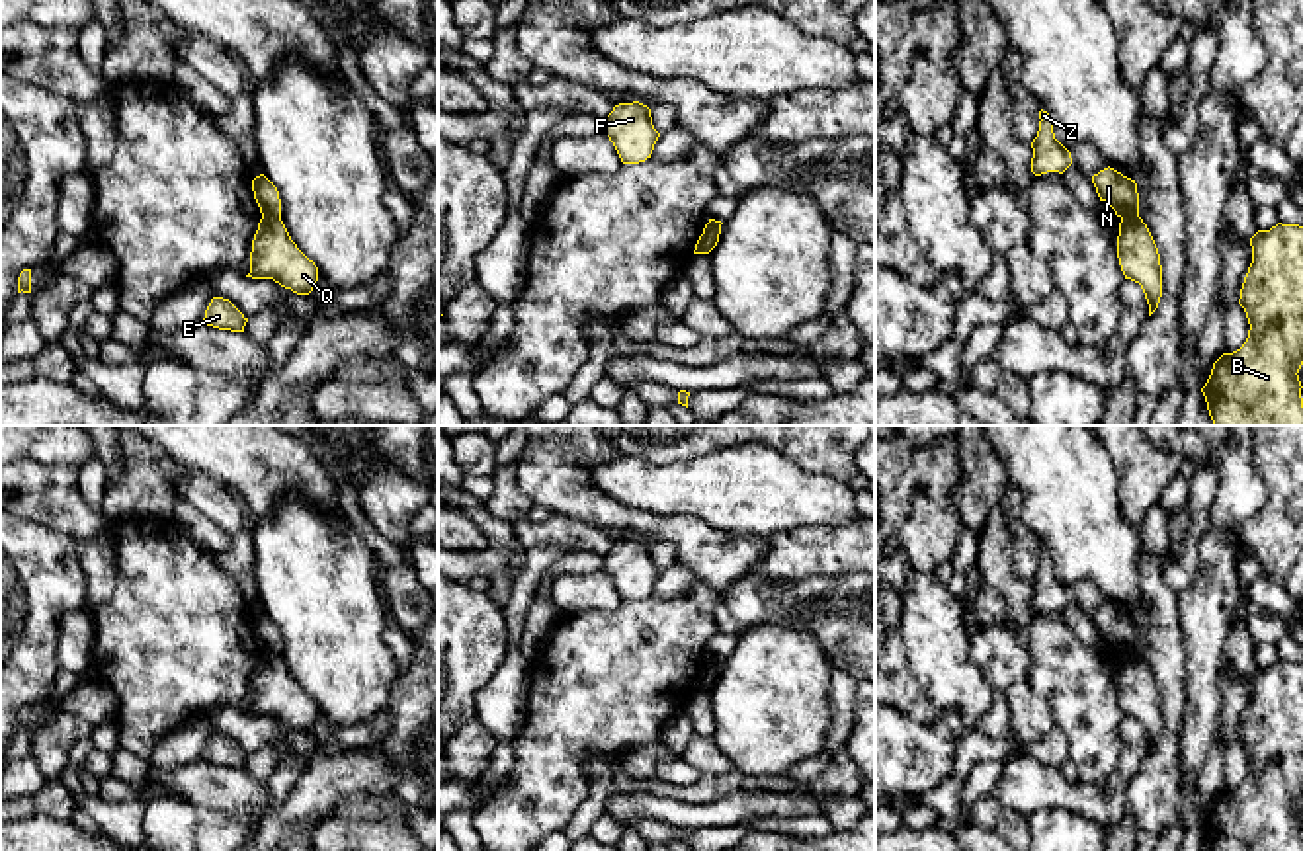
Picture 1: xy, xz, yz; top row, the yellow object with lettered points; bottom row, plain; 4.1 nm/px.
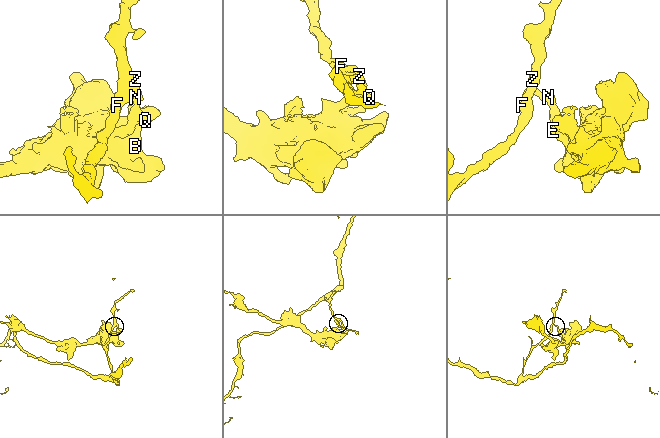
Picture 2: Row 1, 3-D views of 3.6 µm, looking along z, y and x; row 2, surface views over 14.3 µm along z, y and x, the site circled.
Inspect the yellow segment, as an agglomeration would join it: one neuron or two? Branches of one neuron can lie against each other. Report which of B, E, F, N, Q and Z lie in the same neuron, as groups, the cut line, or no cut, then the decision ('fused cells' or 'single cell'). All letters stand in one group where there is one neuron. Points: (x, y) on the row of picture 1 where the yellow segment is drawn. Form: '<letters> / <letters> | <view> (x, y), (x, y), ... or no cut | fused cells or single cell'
B E Q / F N Z | xy (262, 215), (280, 217) | fused cells

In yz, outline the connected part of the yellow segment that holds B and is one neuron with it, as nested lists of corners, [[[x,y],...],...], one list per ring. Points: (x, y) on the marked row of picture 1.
[[[1278,223],[1250,238],[1252,263],[1244,277],[1239,304],[1250,330],[1240,349],[1223,353],[1201,388],[1213,426],[1303,426],[1299,369],[1303,365],[1303,226]]]

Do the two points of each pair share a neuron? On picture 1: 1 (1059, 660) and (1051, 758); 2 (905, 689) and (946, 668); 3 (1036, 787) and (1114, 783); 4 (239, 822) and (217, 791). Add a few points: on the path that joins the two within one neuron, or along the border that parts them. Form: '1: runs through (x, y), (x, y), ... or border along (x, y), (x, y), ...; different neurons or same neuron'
1: border along (1055, 725), (1065, 738), (1069, 758); different neurons
2: border along (899, 641), (907, 670), (938, 711); different neurons
3: runs through (1055, 791), (1094, 793); same neuron
4: border along (186, 799), (206, 809), (249, 810), (260, 816); different neurons

